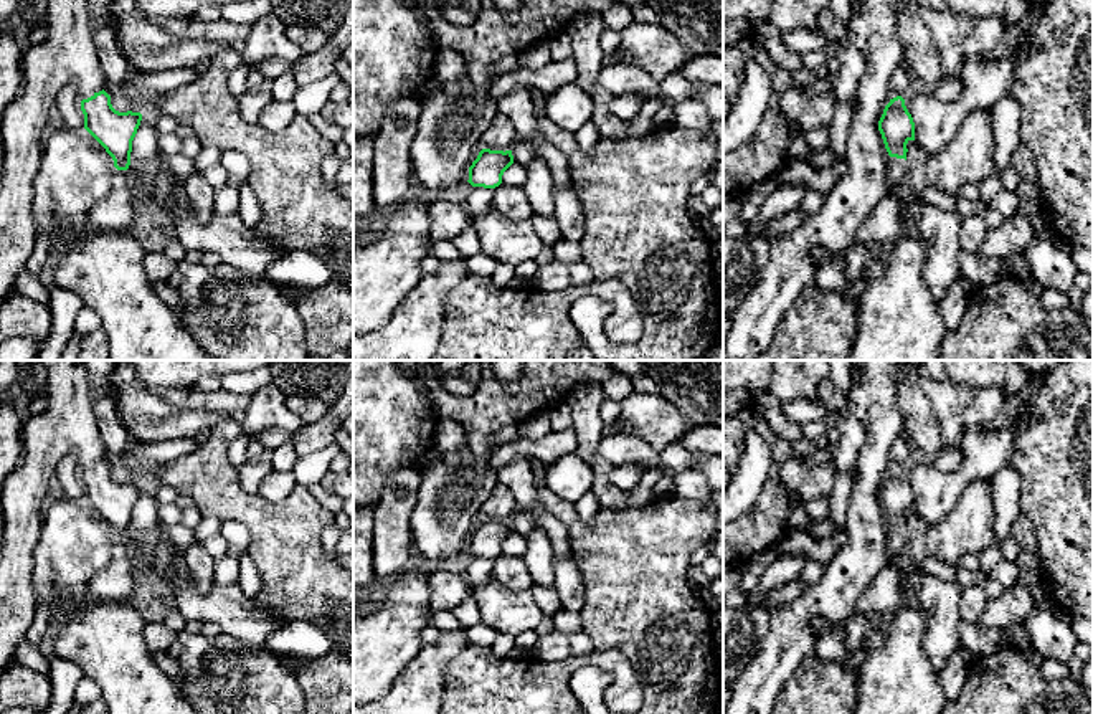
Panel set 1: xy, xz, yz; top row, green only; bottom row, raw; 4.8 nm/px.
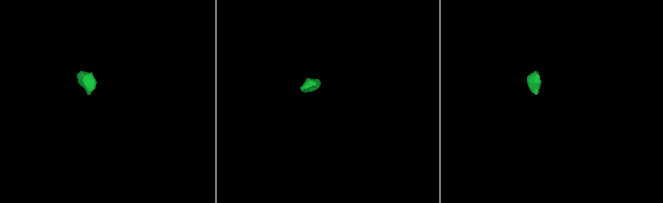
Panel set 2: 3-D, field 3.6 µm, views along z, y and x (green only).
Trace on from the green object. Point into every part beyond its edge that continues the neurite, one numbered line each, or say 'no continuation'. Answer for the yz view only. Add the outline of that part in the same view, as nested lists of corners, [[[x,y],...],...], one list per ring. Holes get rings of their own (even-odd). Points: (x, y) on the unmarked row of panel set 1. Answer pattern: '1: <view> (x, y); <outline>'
1: yz (897, 539); [[[888,526],[887,532],[888,562],[900,565],[906,557],[908,545],[910,545],[908,531]]]

